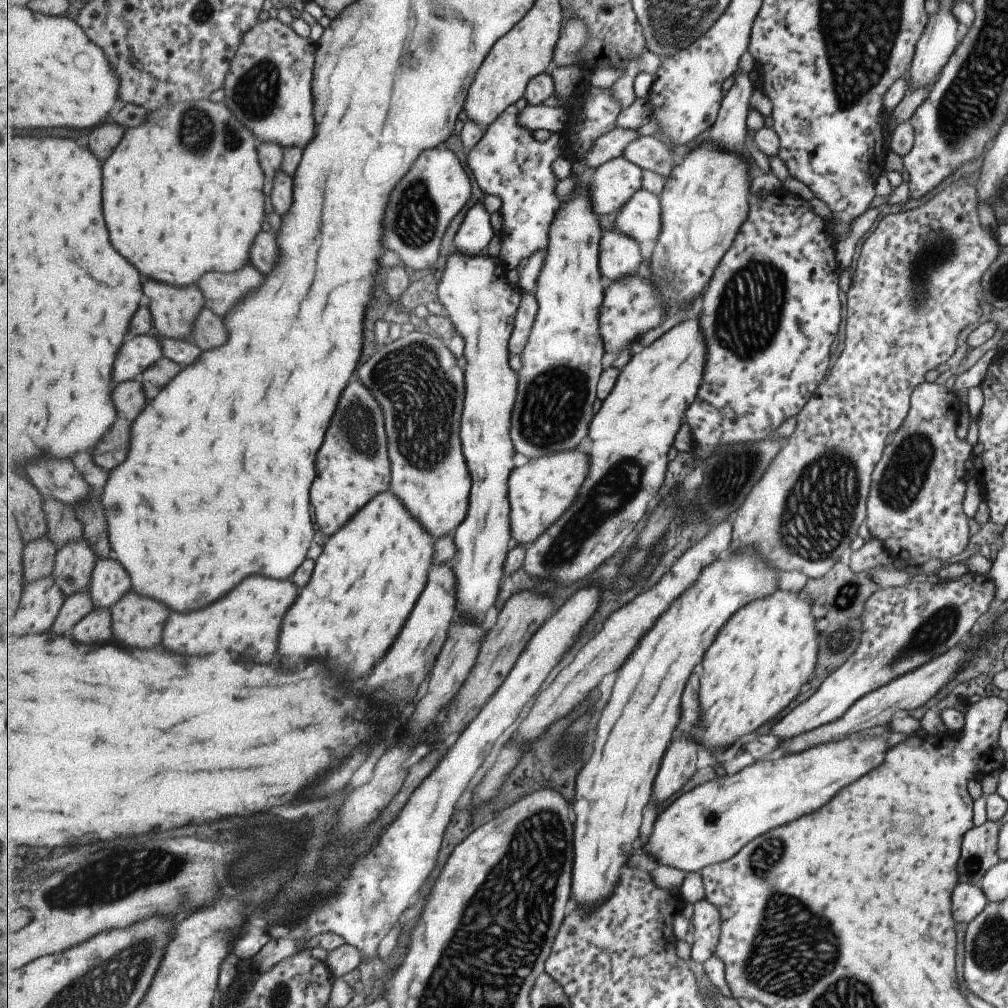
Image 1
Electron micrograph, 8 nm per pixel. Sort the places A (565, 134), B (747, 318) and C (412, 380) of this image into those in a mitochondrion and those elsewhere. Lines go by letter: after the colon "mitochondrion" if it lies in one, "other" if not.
A: other
B: mitochondrion
C: mitochondrion

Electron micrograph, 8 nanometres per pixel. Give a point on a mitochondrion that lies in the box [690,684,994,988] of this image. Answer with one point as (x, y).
(975, 861)

